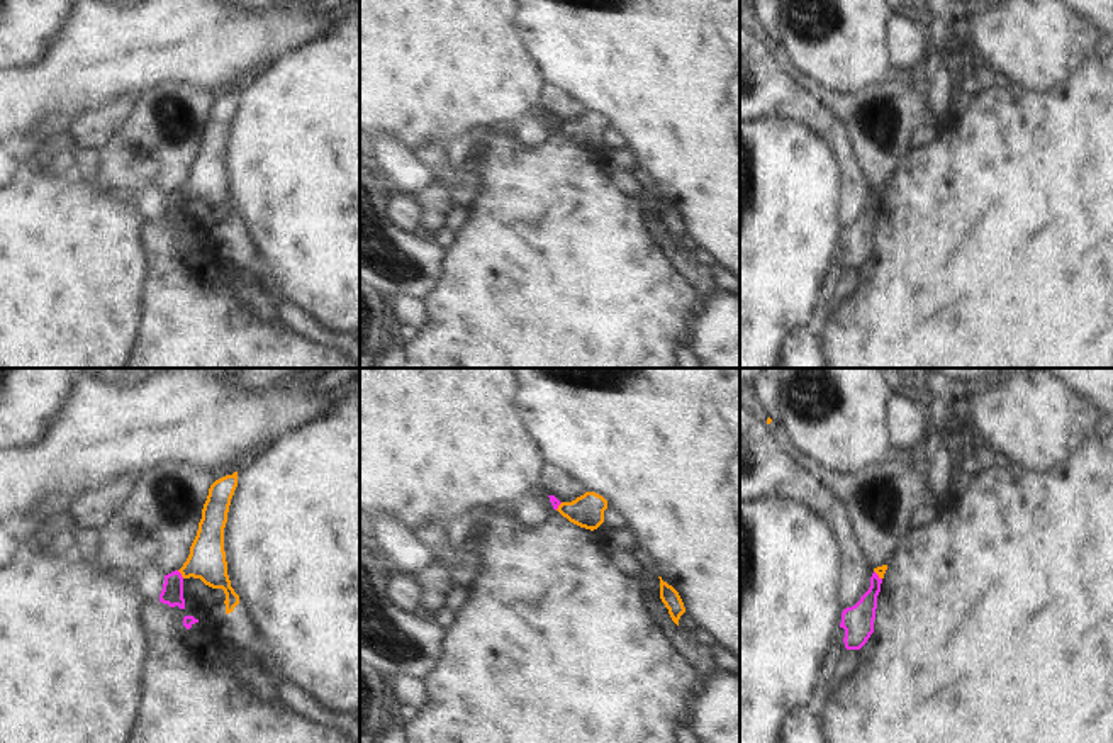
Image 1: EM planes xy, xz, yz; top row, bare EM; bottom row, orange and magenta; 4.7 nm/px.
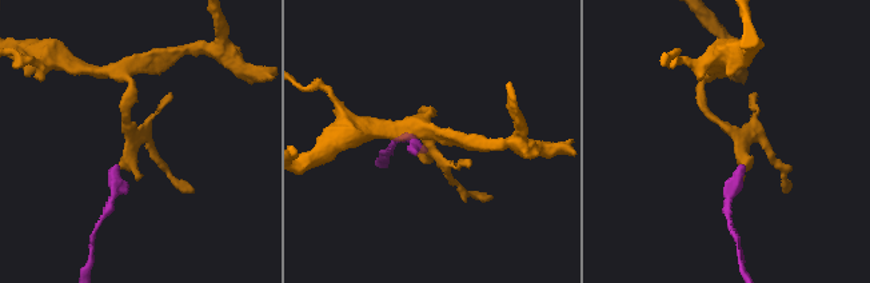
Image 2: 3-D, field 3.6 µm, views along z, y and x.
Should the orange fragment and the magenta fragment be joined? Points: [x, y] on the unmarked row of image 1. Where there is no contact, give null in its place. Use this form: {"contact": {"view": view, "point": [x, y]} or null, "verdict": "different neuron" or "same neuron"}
{"contact": {"view": "xy", "point": [180, 192]}, "verdict": "different neuron"}

